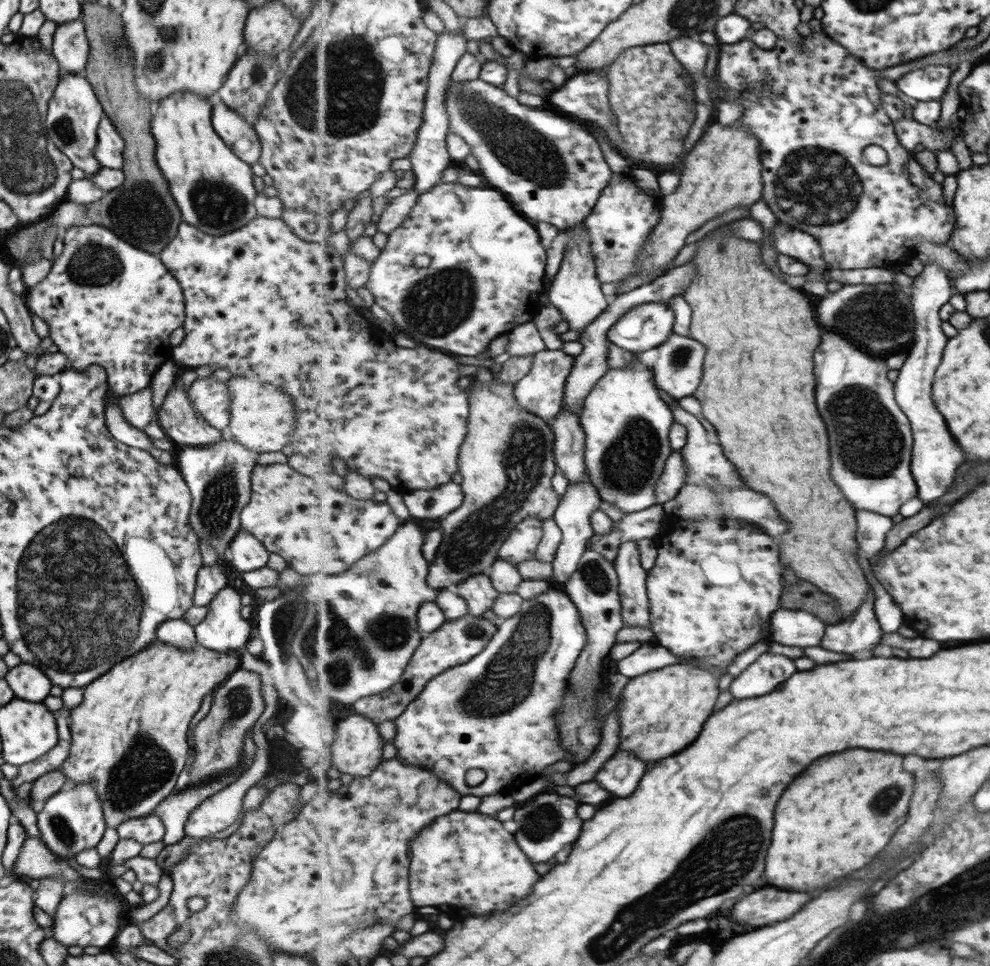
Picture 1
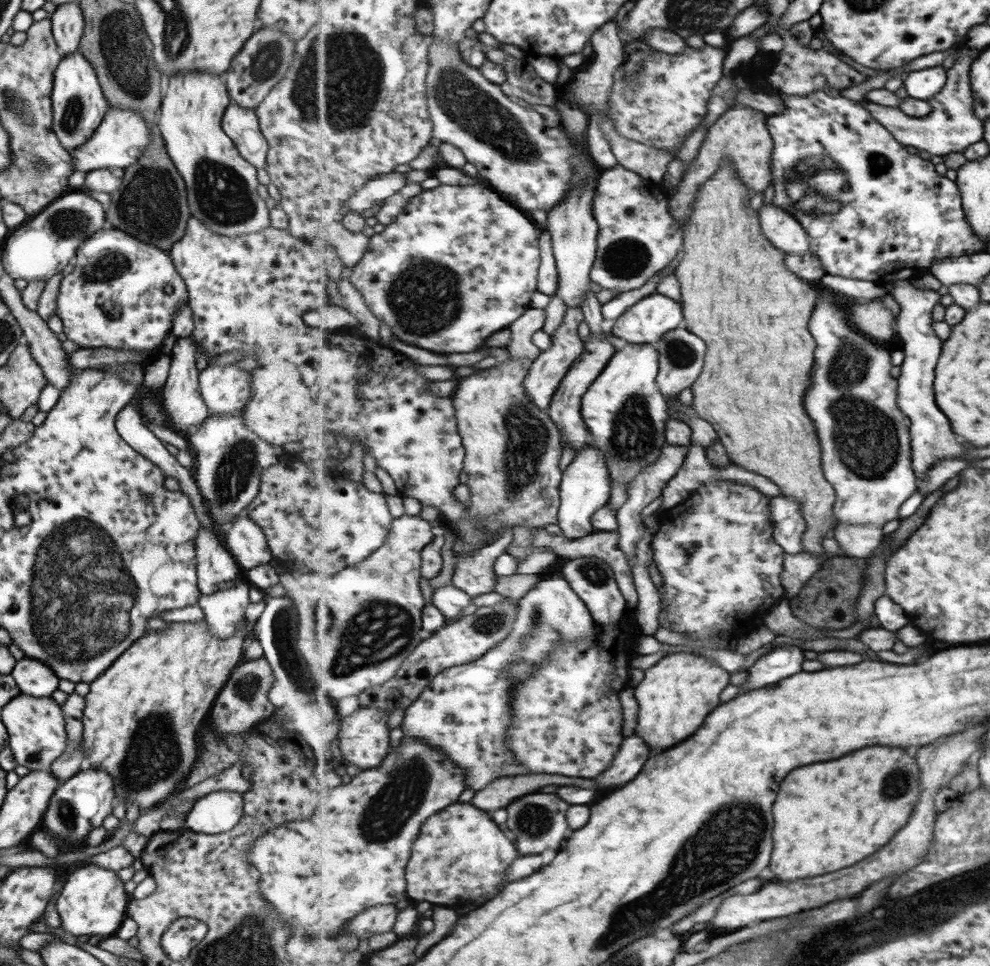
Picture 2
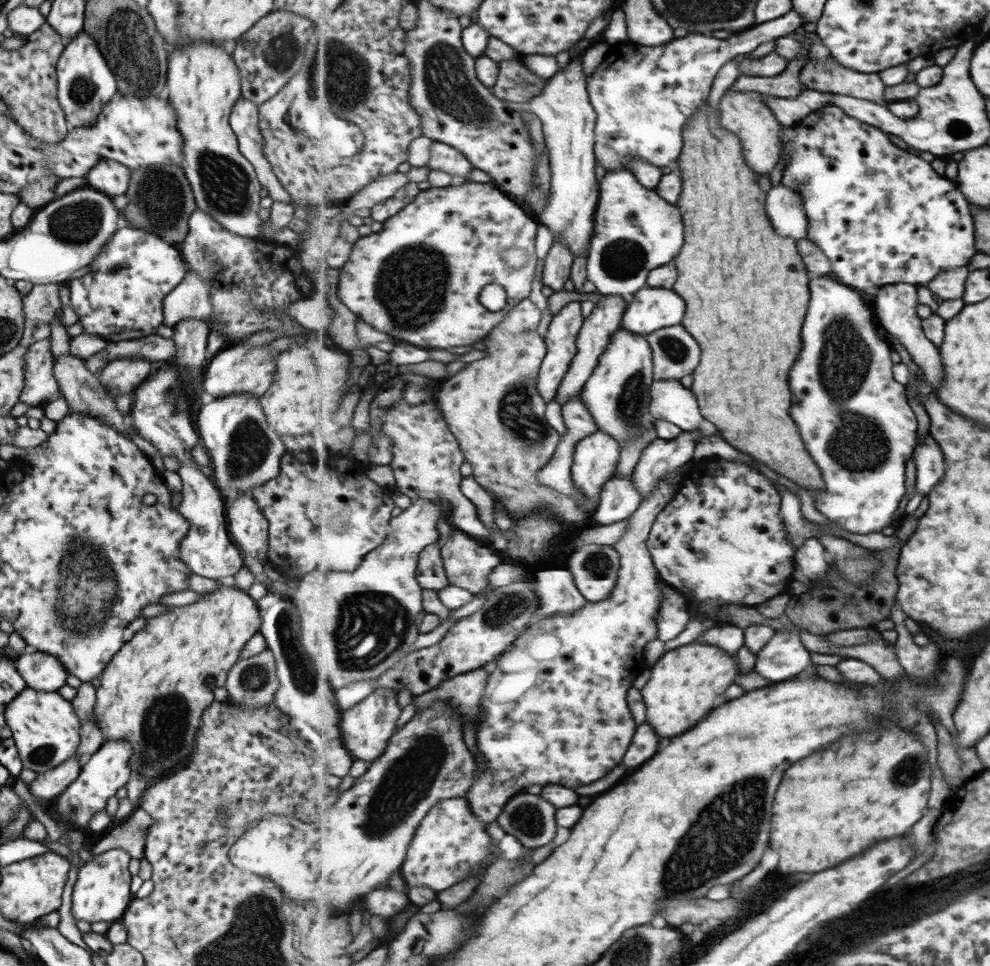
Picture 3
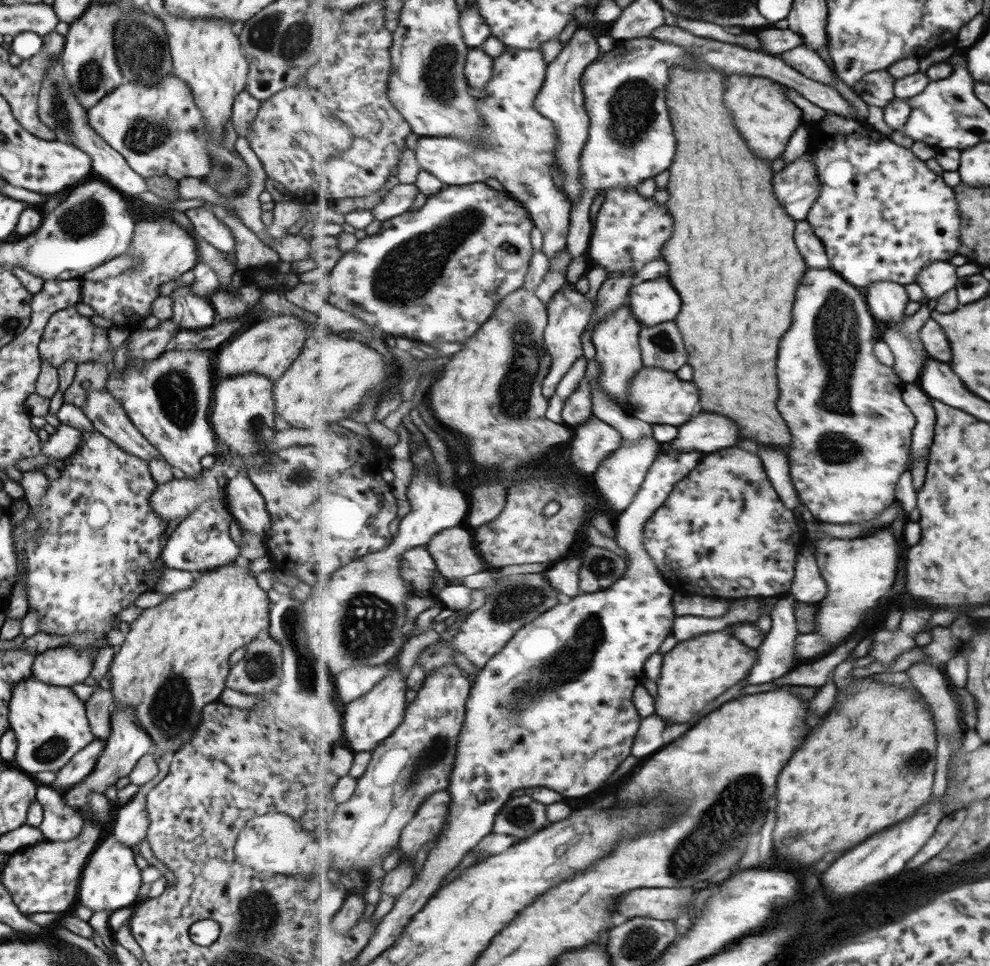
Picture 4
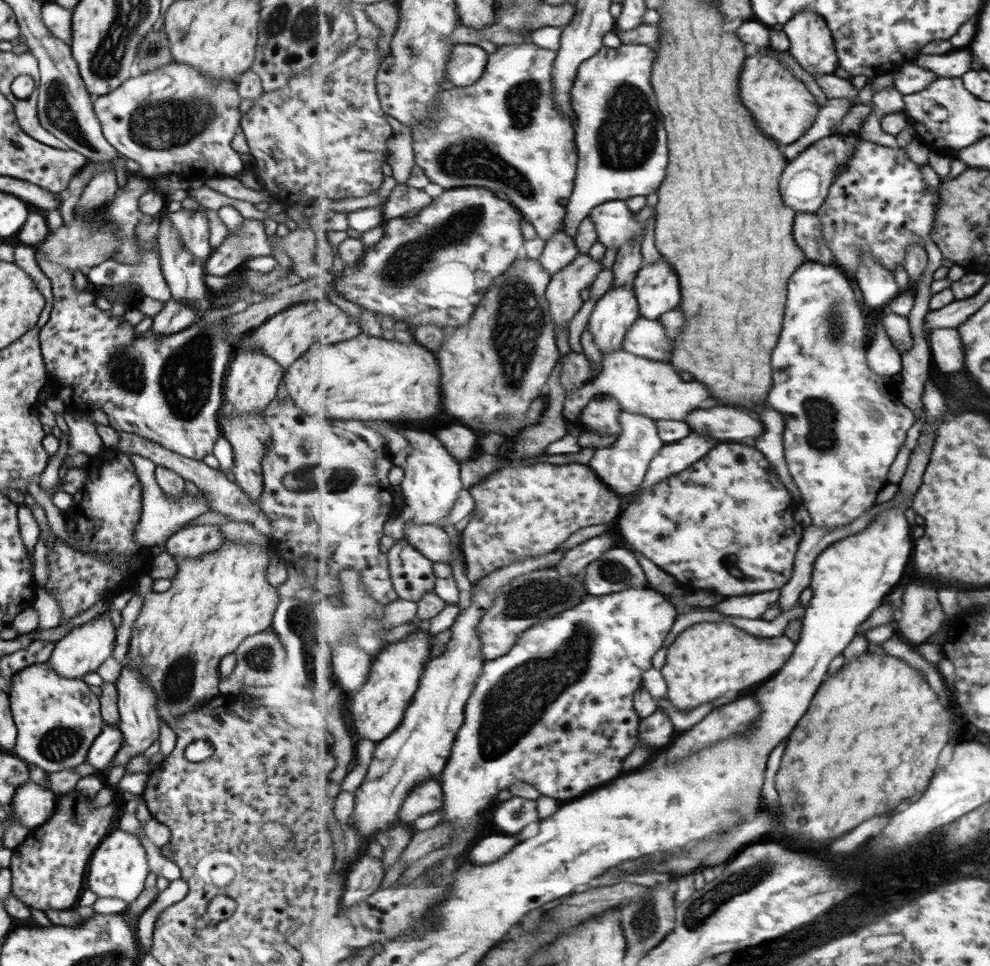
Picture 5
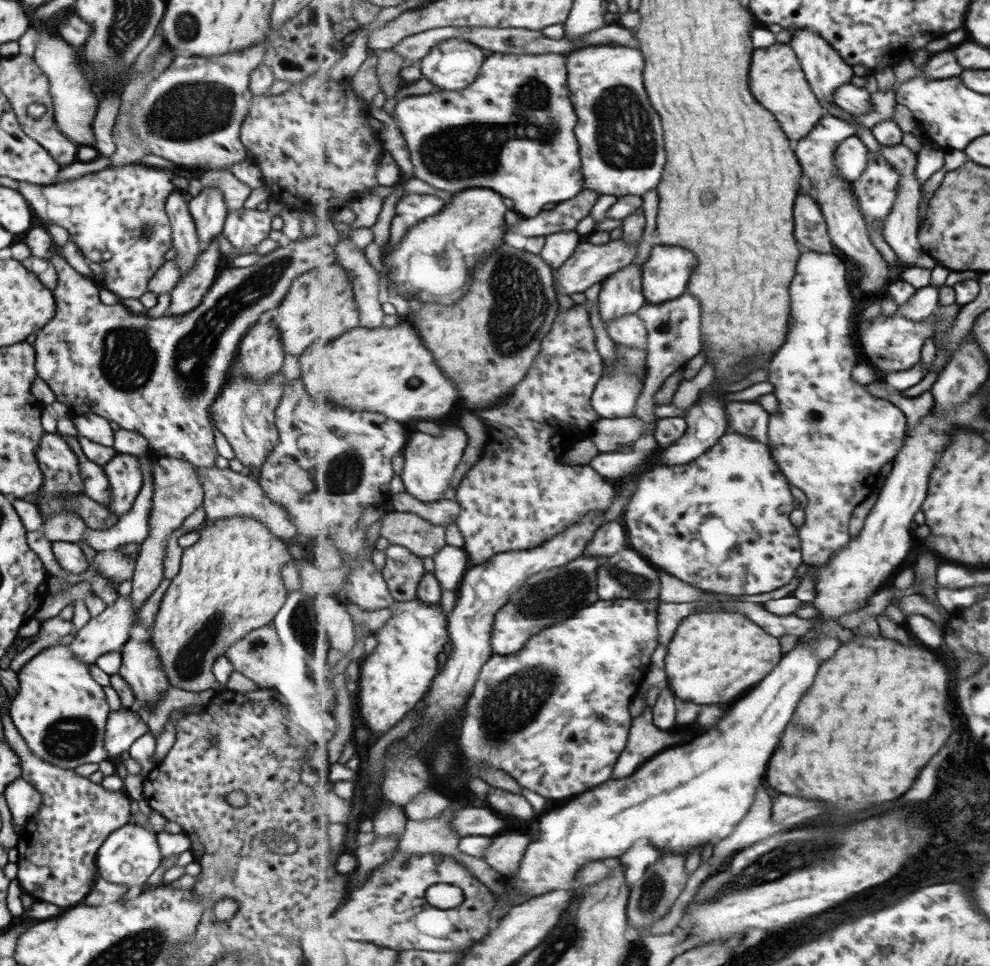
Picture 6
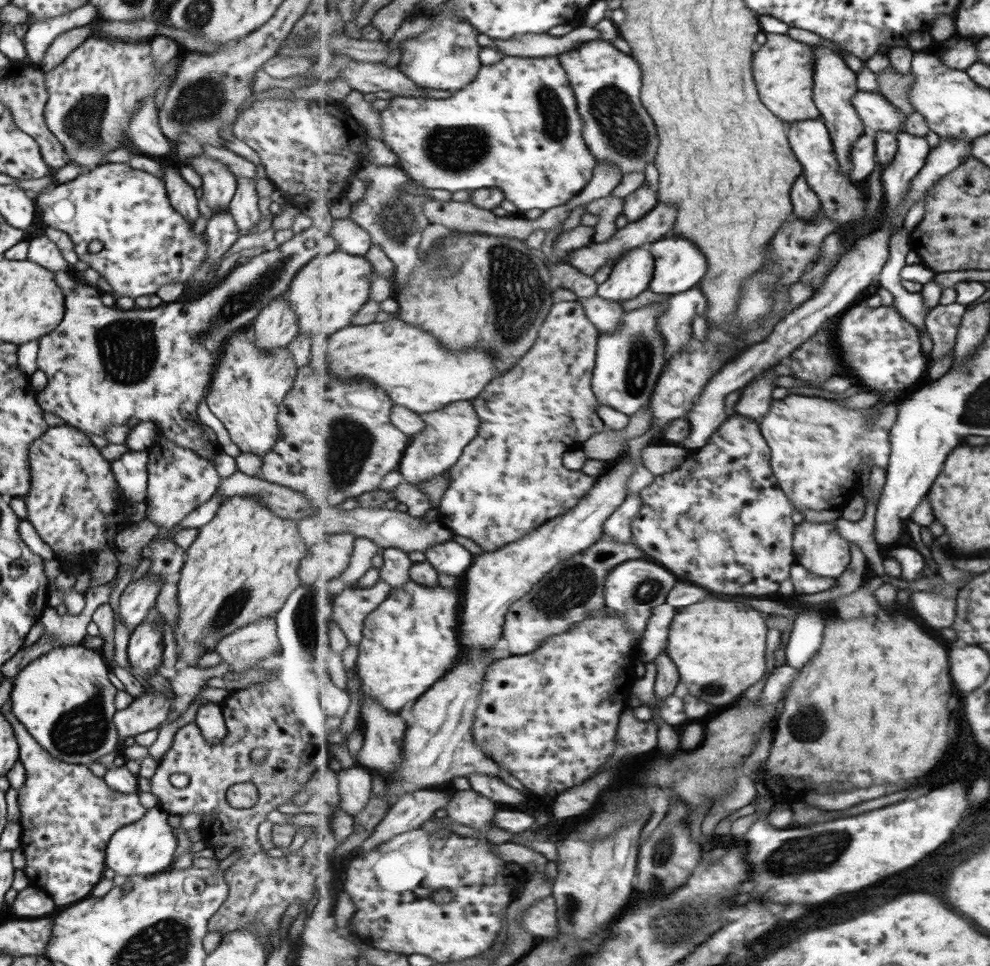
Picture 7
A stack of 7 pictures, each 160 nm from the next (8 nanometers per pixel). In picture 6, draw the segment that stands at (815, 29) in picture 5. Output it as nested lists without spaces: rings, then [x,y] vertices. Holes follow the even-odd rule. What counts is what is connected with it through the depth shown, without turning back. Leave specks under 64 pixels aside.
[[[795,28],[790,45],[799,57],[808,82],[813,92],[817,94],[817,99],[835,103],[833,97],[836,96],[837,89],[850,84],[853,80],[854,68],[844,60],[844,57],[841,57],[841,54],[828,40],[825,40],[825,37],[814,30]]]

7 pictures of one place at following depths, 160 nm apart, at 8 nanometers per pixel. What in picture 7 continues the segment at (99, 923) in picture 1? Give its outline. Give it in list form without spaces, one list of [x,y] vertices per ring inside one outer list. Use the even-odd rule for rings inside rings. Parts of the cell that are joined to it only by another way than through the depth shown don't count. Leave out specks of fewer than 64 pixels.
[[[155,806],[146,810],[141,819],[114,831],[104,850],[105,869],[110,868],[121,876],[141,875],[144,878],[167,870],[177,846],[177,837],[167,822],[167,816]]]

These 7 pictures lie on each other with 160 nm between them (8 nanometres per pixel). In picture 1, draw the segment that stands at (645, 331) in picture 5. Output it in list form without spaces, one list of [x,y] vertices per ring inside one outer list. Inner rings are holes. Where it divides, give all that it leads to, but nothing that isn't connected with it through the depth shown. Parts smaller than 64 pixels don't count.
[[[674,334],[668,342],[657,347],[658,359],[653,366],[656,385],[679,400],[694,396],[703,376],[707,348],[687,336]]]

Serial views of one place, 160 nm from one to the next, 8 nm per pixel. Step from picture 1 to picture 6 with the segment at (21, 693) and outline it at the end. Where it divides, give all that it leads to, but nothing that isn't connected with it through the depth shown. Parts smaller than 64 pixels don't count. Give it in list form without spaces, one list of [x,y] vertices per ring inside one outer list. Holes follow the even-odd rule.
[[[117,596],[101,615],[90,617],[81,629],[75,631],[75,639],[69,644],[72,655],[83,664],[94,664],[102,654],[119,651],[129,638],[134,621],[131,598]]]

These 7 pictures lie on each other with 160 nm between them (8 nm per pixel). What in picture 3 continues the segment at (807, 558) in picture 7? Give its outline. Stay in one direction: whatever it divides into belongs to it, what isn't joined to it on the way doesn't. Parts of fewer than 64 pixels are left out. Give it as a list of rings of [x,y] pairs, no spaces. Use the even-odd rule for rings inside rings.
[[[832,275],[811,277],[810,287],[812,300],[809,303],[809,320],[805,322],[805,348],[803,348],[801,356],[797,358],[797,368],[793,368],[793,420],[797,420],[797,424],[801,428],[801,436],[805,436],[805,444],[809,444],[809,452],[813,452],[813,460],[821,468],[827,487],[824,491],[808,491],[814,499],[816,509],[845,531],[860,535],[881,533],[883,528],[893,526],[892,524],[895,523],[893,518],[901,506],[901,500],[907,494],[907,488],[905,488],[905,480],[907,480],[905,474],[907,472],[905,470],[907,470],[907,462],[914,456],[918,443],[919,420],[907,402],[907,388],[894,376],[896,364],[893,364],[891,358],[891,346],[885,340],[881,340],[877,326],[875,326],[875,320],[873,320],[871,306],[861,298],[862,294],[859,294],[859,290],[853,290],[853,287],[842,283]]]

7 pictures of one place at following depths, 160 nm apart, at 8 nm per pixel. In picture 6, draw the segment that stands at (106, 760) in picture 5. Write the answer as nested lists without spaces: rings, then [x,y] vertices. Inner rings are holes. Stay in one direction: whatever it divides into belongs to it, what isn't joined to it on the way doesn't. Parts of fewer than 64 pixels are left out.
[[[131,708],[109,711],[103,737],[103,746],[108,759],[113,760],[114,757],[119,756],[136,738],[147,732],[147,725],[140,714],[132,711]]]

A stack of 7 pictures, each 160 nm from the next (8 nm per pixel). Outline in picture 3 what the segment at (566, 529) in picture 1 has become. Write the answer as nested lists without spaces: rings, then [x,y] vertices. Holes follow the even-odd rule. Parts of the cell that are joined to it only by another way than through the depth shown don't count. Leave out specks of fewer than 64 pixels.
[[[601,429],[576,444],[572,475],[575,486],[590,498],[588,504],[580,505],[585,514],[599,506],[603,485],[616,474],[621,453],[620,442]]]

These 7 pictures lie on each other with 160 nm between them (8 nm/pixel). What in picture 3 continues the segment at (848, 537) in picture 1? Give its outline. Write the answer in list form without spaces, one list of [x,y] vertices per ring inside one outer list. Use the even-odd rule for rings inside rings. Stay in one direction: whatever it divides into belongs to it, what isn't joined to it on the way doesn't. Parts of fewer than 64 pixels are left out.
[[[709,102],[702,104],[699,111],[696,112],[697,116],[693,116],[693,122],[685,128],[684,134],[684,150],[685,154],[682,154],[674,167],[680,168],[681,178],[683,179],[683,192],[681,192],[681,198],[677,206],[683,210],[683,216],[685,216],[685,248],[681,250],[681,256],[677,256],[677,268],[679,268],[679,280],[675,284],[675,290],[681,292],[681,296],[685,296],[687,304],[689,304],[689,312],[685,316],[685,322],[682,325],[697,338],[697,342],[701,344],[703,348],[703,358],[701,358],[701,366],[695,370],[695,386],[691,386],[691,390],[697,394],[697,400],[699,400],[699,406],[701,406],[701,412],[705,414],[707,420],[711,420],[713,424],[719,426],[723,438],[733,444],[737,450],[743,450],[743,452],[749,452],[753,458],[769,464],[781,479],[781,474],[791,478],[793,482],[799,482],[799,484],[791,484],[796,487],[804,487],[807,490],[824,491],[827,484],[825,484],[824,477],[822,476],[821,470],[815,460],[809,456],[803,440],[801,440],[801,434],[799,434],[799,428],[795,424],[795,420],[789,416],[789,408],[791,408],[791,390],[789,390],[789,370],[793,366],[793,362],[797,360],[799,356],[799,350],[801,350],[801,328],[803,328],[803,322],[805,322],[805,316],[807,316],[807,308],[812,300],[812,289],[811,284],[811,273],[808,271],[807,265],[803,260],[798,247],[798,242],[794,238],[785,238],[785,236],[779,236],[767,216],[767,210],[765,210],[765,200],[767,200],[767,192],[763,192],[761,184],[759,184],[759,176],[747,166],[745,162],[745,151],[744,145],[740,141],[735,133],[721,128],[721,111],[720,109],[713,108]]]

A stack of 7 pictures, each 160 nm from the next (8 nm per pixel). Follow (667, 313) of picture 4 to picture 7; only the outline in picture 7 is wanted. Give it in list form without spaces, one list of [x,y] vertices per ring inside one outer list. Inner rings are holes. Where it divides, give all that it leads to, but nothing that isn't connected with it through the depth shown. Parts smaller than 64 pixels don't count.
[[[667,235],[648,246],[656,257],[656,271],[649,290],[657,294],[679,294],[691,290],[703,281],[707,274],[707,258],[697,248],[697,244],[689,242],[687,238]]]

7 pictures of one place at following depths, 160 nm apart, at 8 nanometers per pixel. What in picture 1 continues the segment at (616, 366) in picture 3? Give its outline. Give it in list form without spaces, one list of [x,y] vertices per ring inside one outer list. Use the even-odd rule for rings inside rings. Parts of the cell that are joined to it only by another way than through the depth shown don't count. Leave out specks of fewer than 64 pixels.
[[[637,359],[636,363],[631,363],[625,368],[609,369],[608,373],[599,379],[599,382],[594,386],[594,389],[587,395],[585,399],[584,407],[581,410],[580,419],[585,432],[587,433],[587,442],[585,447],[586,452],[586,465],[588,466],[588,472],[592,483],[599,489],[601,496],[605,501],[610,502],[612,505],[618,506],[625,514],[632,512],[644,511],[646,508],[652,507],[656,504],[656,484],[659,482],[661,475],[664,474],[666,469],[667,459],[673,454],[673,447],[670,443],[670,431],[672,430],[672,424],[675,422],[676,417],[672,408],[667,405],[667,402],[661,398],[658,386],[656,385],[656,379],[654,378],[653,368],[647,366],[643,360]]]

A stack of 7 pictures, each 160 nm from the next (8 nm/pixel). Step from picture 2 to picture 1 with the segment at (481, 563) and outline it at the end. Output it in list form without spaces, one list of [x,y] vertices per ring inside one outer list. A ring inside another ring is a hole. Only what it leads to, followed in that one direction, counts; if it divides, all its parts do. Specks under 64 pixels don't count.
[[[489,572],[469,577],[463,583],[458,583],[454,589],[467,602],[469,613],[475,617],[491,615],[493,604],[500,593],[494,587]]]

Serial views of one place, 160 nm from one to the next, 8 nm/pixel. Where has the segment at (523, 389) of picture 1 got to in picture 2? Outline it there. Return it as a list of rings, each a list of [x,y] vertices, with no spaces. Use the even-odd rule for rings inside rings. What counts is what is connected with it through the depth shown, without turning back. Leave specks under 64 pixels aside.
[[[568,307],[561,326],[550,340],[552,345],[534,360],[524,385],[531,400],[546,412],[551,408],[553,397],[564,382],[565,375],[571,370],[573,363],[585,352],[585,343],[579,336],[579,324],[586,320],[584,312],[579,307]]]

